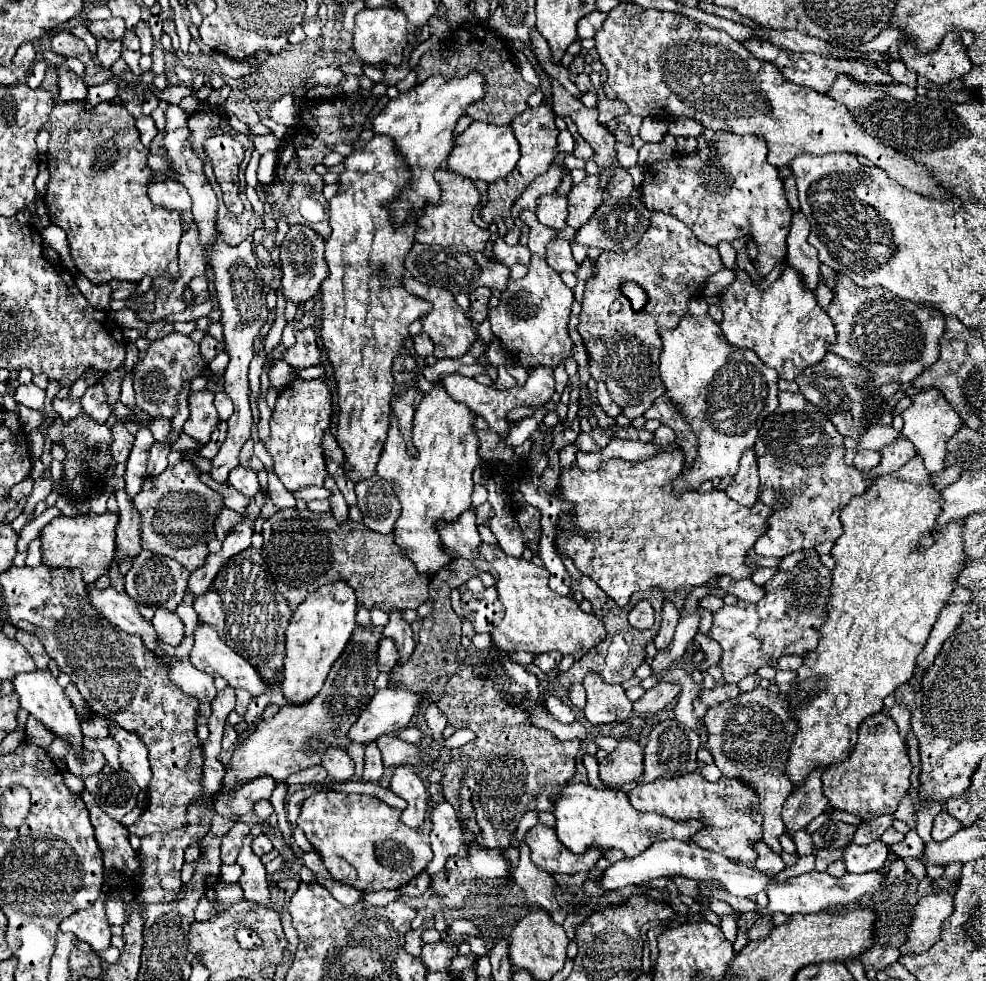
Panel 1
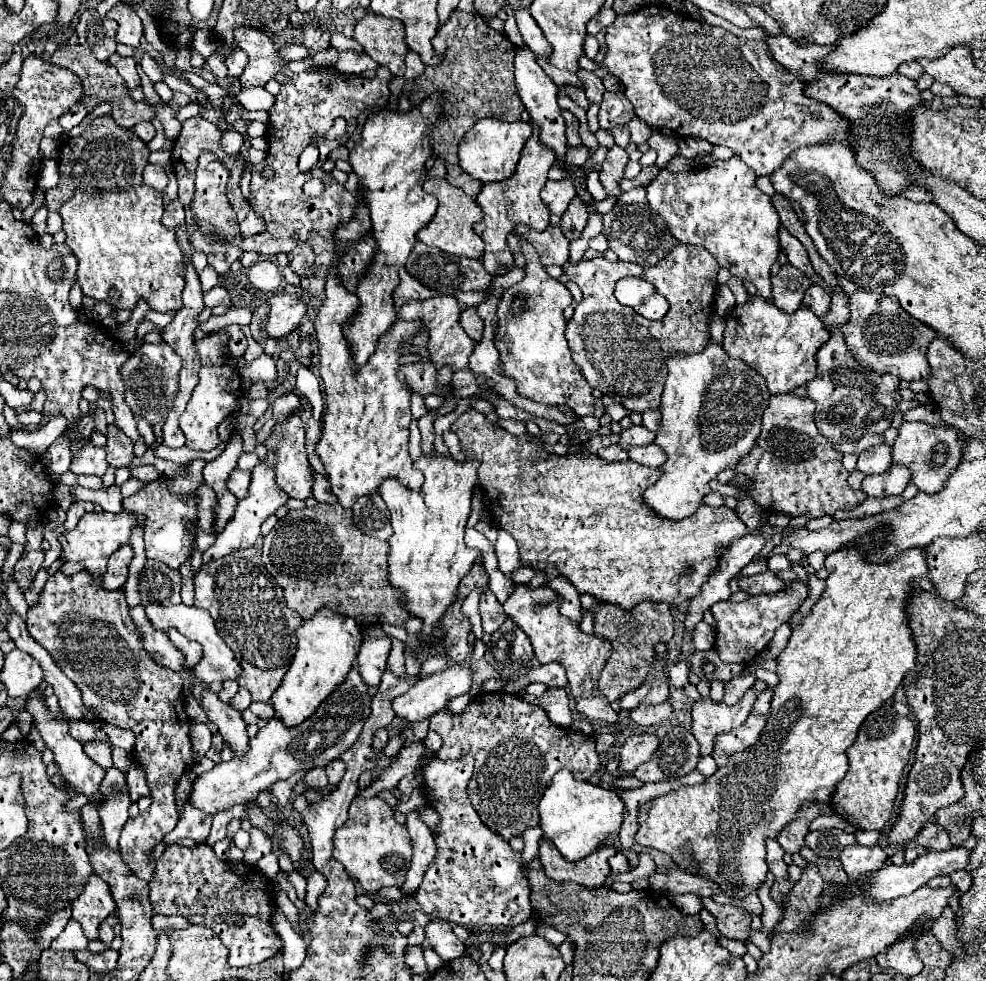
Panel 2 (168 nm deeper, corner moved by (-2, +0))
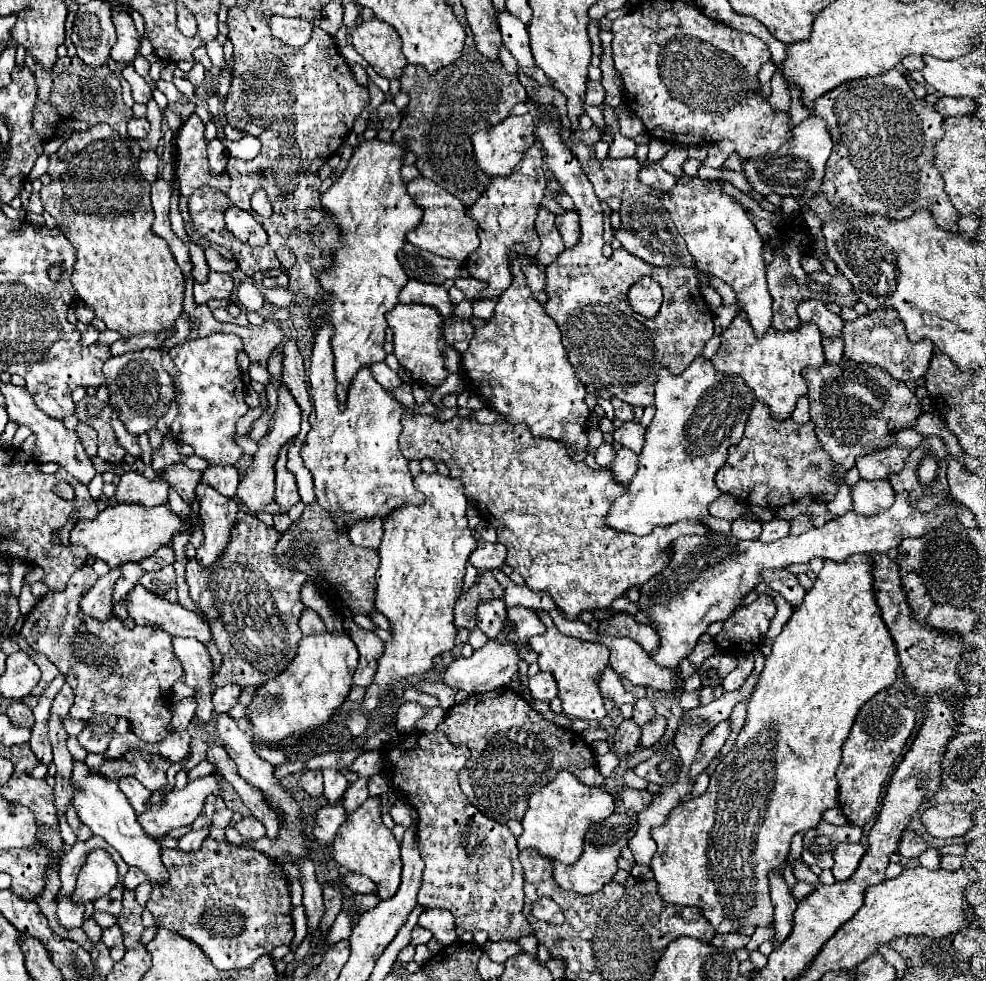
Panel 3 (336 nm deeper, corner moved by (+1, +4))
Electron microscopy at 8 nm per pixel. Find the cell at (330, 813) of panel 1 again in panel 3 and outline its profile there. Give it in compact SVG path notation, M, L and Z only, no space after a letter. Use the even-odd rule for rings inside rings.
M370 796L354 814L350 814L344 824L340 826L334 846L332 846L334 860L344 866L350 872L358 872L368 876L376 888L378 896L382 900L388 900L396 894L400 886L400 872L402 872L402 860L400 860L400 844L396 842L394 834L382 824L380 818L380 800Z

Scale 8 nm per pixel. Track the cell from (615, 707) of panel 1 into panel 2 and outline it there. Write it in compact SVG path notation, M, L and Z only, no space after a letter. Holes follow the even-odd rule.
M515 584L513 594L503 604L505 614L529 636L535 656L541 664L559 662L567 670L567 680L571 686L571 694L577 702L577 710L589 720L603 720L603 722L617 722L619 714L611 708L609 700L597 690L597 678L611 654L611 642L599 638L595 634L585 634L579 624L571 622L559 612L563 598L551 590L549 586L529 588L527 584Z

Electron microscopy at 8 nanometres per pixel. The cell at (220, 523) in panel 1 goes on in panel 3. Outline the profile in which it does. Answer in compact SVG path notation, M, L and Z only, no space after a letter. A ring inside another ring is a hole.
M178 462L178 464L170 464L162 470L162 478L180 494L180 498L190 504L194 500L194 490L202 478L202 472L198 470L190 470L186 464Z

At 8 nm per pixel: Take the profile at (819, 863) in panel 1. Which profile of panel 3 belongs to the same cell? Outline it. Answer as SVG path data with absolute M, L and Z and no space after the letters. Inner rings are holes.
M770 926L770 928L758 928L756 932L754 932L754 936L750 938L750 942L746 944L746 950L748 952L754 952L754 950L758 950L758 946L764 942L764 940L772 940L774 938L774 926Z

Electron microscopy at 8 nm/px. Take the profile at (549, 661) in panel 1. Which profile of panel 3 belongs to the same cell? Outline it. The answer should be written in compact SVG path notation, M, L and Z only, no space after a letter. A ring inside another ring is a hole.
M538 672L534 678L530 678L528 688L532 692L532 698L542 700L542 702L550 702L558 692L556 682L554 682L552 674L548 674L548 672Z

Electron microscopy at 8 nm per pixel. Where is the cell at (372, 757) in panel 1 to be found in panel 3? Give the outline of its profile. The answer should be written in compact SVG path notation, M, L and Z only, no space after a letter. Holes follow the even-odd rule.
M358 778L358 780L352 782L350 788L346 790L346 794L344 794L344 798L342 798L342 804L346 806L346 808L344 808L346 814L352 814L352 812L360 806L360 802L364 802L364 800L368 798L366 782L368 782L368 778Z

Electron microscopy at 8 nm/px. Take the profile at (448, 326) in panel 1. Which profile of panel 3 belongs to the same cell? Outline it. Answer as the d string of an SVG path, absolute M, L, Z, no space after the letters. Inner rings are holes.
M398 304L386 314L388 326L394 332L394 356L416 382L440 386L450 374L460 370L460 354L444 342L442 316L436 308L424 304Z

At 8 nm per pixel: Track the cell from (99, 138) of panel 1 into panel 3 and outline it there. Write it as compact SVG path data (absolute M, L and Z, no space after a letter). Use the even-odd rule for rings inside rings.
M108 124L76 132L50 156L48 174L52 182L40 190L46 212L52 214L58 230L76 250L76 264L70 280L78 298L94 310L96 318L100 318L106 328L116 330L124 340L172 328L182 312L184 298L182 270L176 266L166 240L152 232L154 212L150 204L150 184L144 182L136 166L140 152L136 140L122 140Z

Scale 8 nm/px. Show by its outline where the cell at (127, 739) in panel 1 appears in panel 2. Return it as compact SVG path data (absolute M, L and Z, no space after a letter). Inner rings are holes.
M133 762L131 768L127 770L127 782L129 782L129 794L131 794L133 802L141 796L149 796L145 770L143 770L143 766L139 766L139 762Z

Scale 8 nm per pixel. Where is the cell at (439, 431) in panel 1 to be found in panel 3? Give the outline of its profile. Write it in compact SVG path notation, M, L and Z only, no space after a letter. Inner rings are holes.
M422 472L414 478L414 486L426 496L422 506L400 506L386 518L384 522L384 538L378 548L380 568L376 574L376 598L374 606L382 612L390 622L392 640L384 642L384 652L378 658L378 672L374 682L366 688L366 696L362 706L368 712L376 712L384 704L384 696L394 690L394 686L408 676L424 674L432 670L432 658L454 648L456 626L454 626L454 606L462 592L462 580L466 572L468 554L476 548L476 540L468 528L466 520L466 496L464 486L458 478L442 476L438 472L426 474Z

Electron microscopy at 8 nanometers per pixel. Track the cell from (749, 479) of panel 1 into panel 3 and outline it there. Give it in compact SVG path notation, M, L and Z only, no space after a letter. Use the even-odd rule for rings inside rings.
M740 518L732 522L732 534L740 540L758 540L760 538L760 522L754 522L750 518Z

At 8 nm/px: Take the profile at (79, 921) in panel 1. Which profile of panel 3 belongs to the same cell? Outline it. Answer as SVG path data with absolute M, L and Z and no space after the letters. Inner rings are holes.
M92 850L86 864L78 872L78 882L72 892L72 902L86 904L108 894L118 884L118 868L106 850Z

